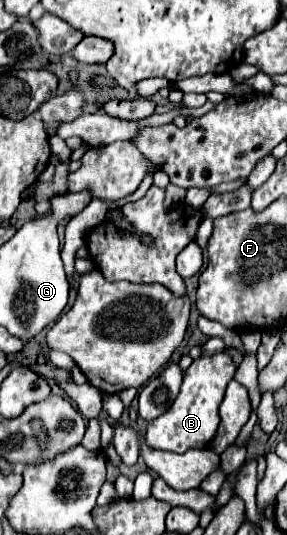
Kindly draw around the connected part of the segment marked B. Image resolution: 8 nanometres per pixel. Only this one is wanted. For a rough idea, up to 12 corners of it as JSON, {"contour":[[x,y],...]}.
{"contour":[[201,353],[171,409],[147,425],[151,449],[205,449],[237,365]]}

